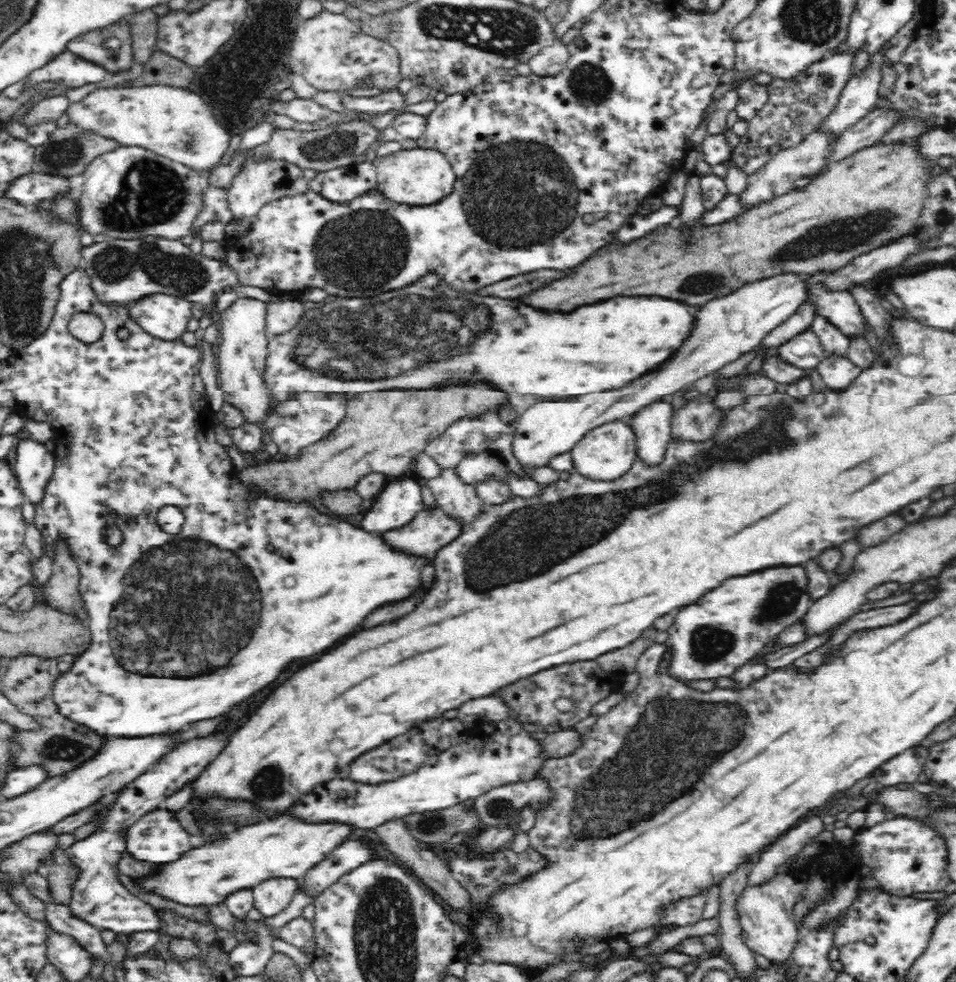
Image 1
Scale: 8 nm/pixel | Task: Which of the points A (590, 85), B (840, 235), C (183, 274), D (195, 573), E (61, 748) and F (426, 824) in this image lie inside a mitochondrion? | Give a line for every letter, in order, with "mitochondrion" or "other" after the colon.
A: mitochondrion
B: mitochondrion
C: mitochondrion
D: mitochondrion
E: mitochondrion
F: mitochondrion

